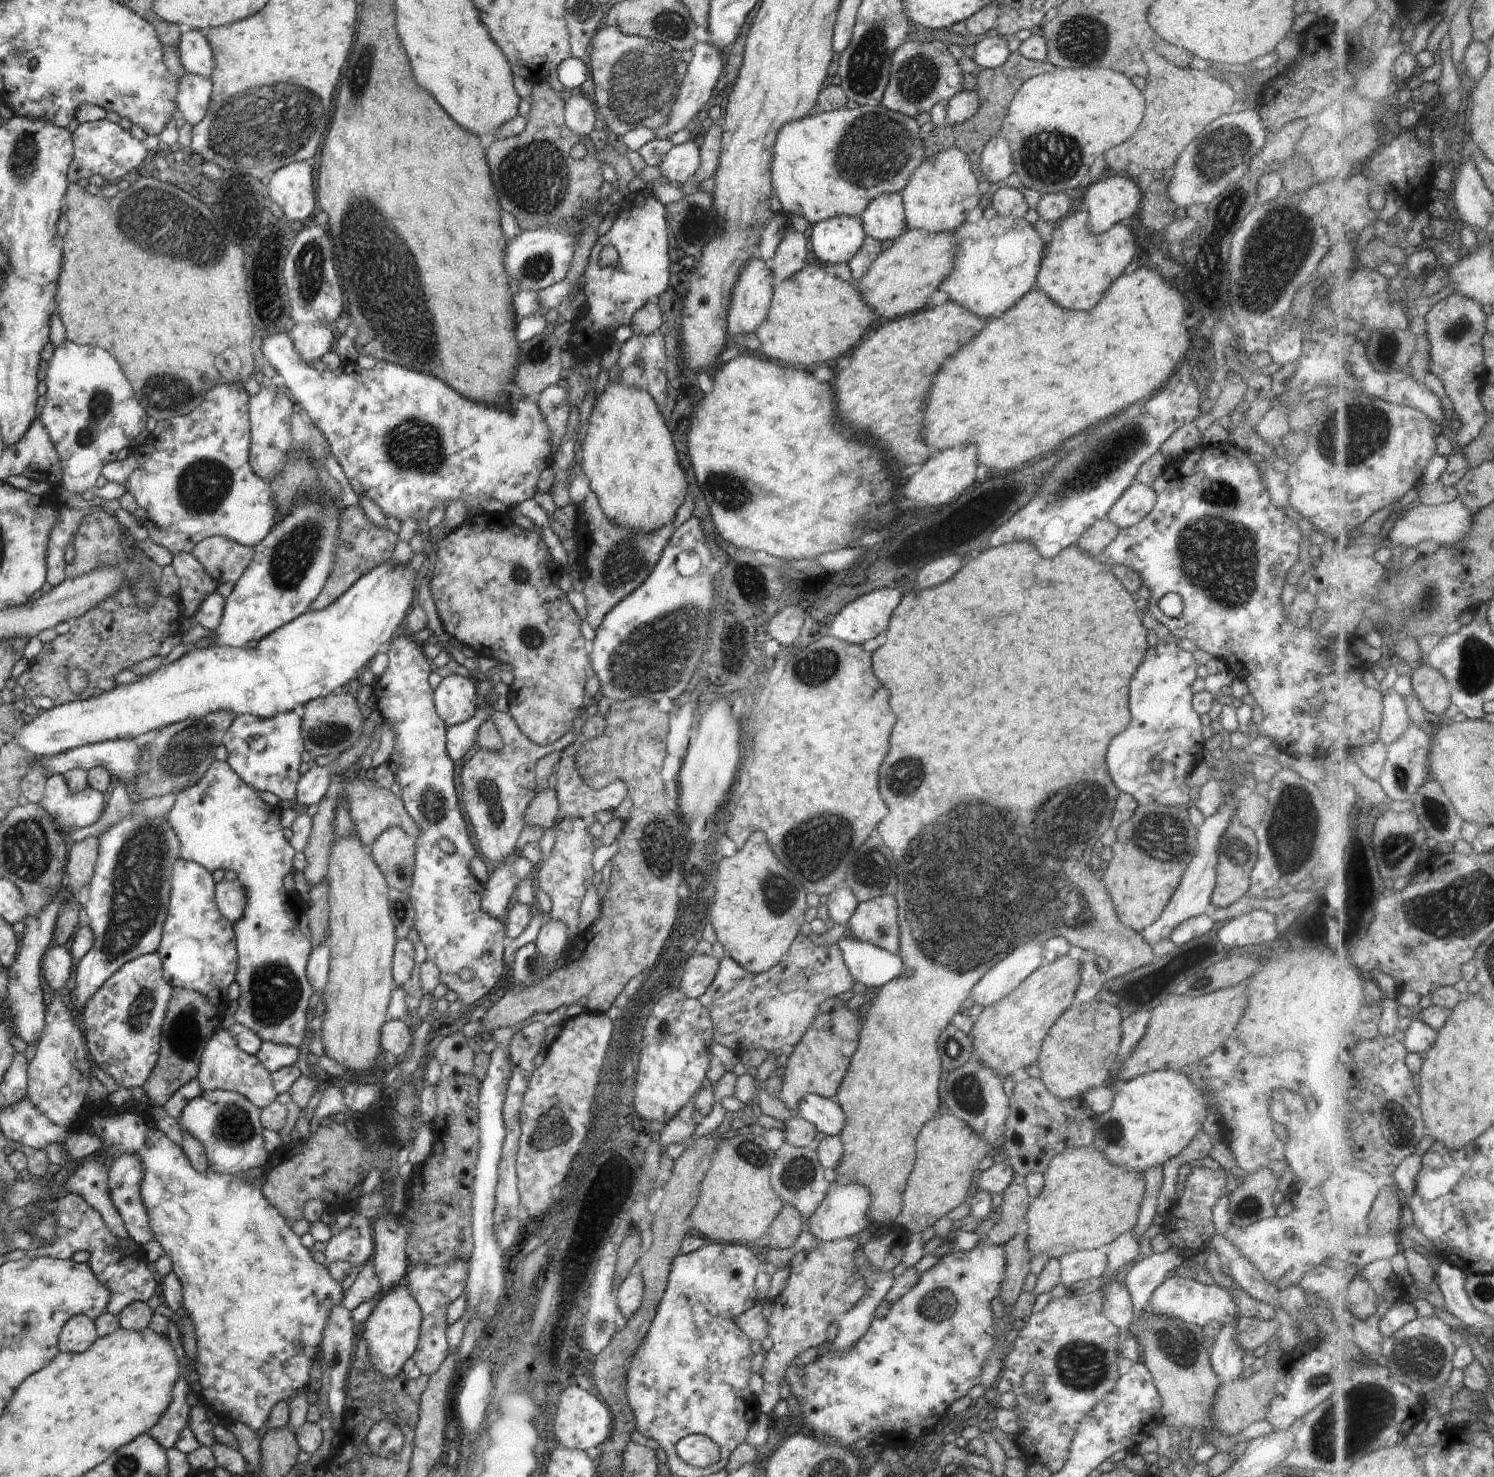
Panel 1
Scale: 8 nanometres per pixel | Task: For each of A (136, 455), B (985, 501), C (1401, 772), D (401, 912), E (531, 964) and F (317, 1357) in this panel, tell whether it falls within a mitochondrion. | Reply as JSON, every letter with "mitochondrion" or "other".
{"A":"other","B":"other","C":"mitochondrion","D":"mitochondrion","E":"mitochondrion","F":"other"}

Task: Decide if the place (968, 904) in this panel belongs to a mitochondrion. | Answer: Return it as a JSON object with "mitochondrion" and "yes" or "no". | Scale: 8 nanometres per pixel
{"mitochondrion":"yes"}

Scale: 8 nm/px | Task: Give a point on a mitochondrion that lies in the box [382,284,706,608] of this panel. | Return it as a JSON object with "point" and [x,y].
{"point":[623,560]}

